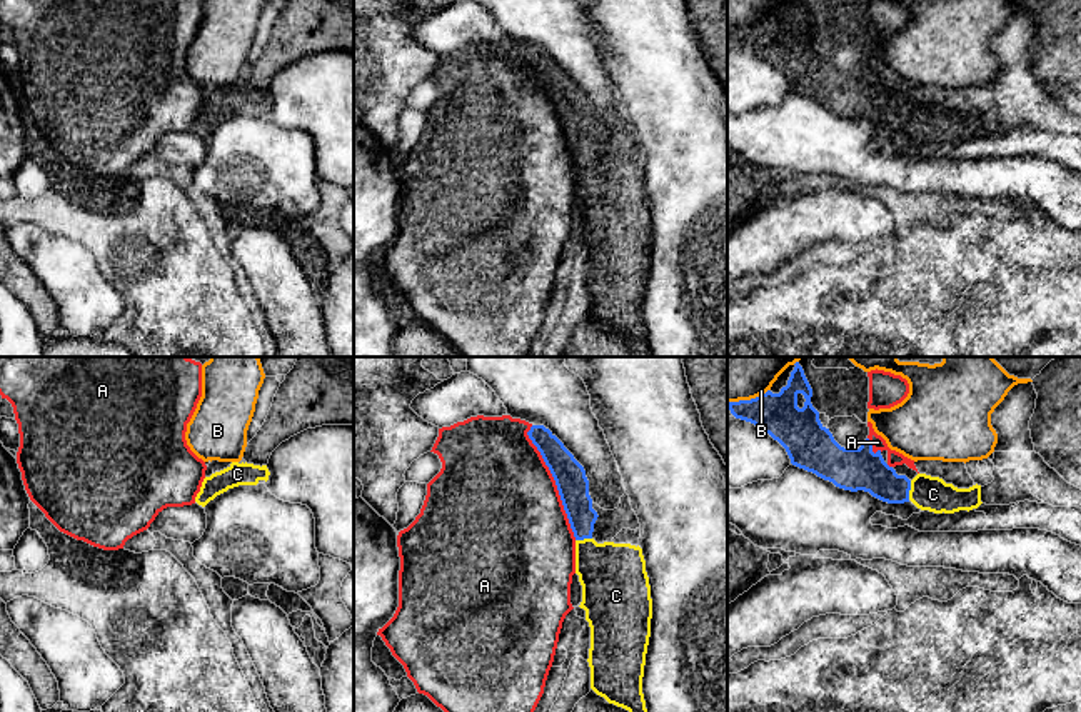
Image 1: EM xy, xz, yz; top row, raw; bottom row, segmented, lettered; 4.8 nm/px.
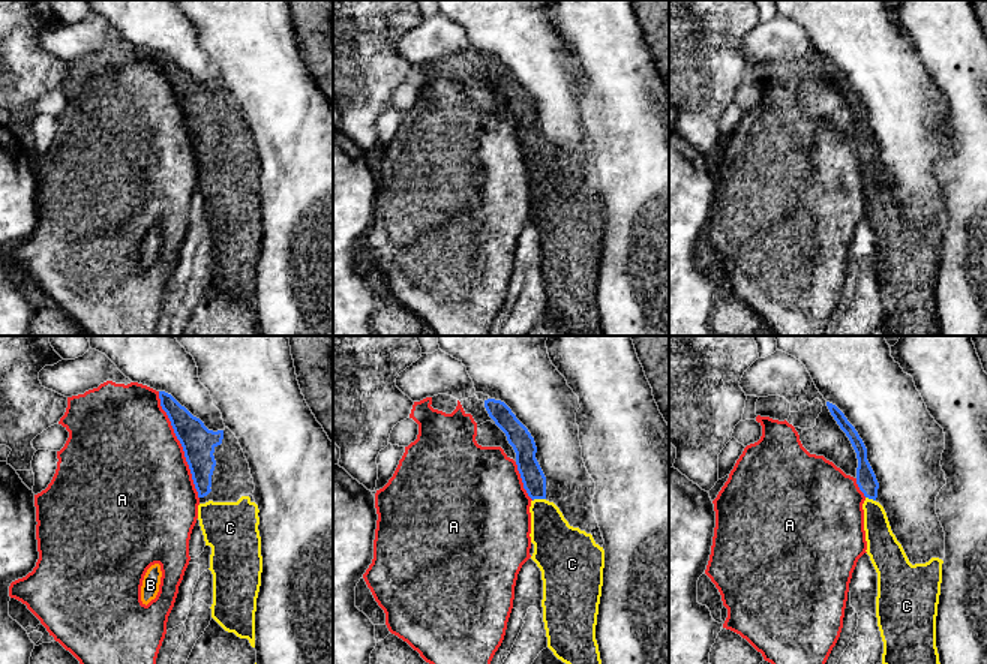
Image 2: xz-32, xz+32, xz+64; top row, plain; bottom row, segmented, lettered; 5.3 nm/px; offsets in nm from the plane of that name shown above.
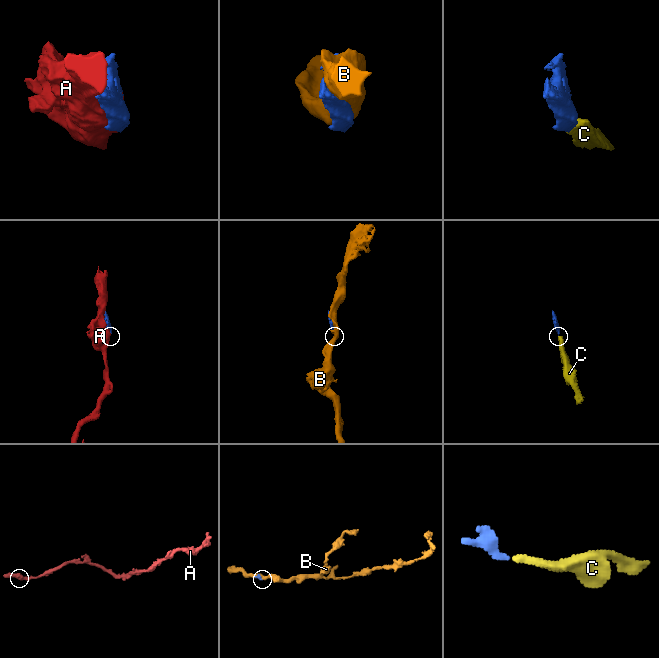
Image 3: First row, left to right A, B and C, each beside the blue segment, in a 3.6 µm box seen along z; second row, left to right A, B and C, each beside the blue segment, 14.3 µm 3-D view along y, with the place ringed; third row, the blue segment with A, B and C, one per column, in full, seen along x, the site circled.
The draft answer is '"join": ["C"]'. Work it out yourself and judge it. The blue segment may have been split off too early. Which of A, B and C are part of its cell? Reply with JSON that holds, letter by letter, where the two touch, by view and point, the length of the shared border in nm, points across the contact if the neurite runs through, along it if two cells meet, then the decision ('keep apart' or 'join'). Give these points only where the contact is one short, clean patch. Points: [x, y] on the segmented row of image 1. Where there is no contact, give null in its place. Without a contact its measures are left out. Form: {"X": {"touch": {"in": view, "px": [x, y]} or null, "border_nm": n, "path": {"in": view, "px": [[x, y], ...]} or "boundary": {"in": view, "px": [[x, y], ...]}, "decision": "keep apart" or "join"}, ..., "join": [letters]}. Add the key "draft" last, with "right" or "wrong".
{"A": {"touch": {"in": "xz", "px": [556, 482]}, "border_nm": 600, "decision": "keep apart"}, "B": {"touch": {"in": "yz", "px": [748, 401]}, "border_nm": 220, "decision": "keep apart"}, "C": {"touch": {"in": "yz", "px": [910, 489]}, "border_nm": 100, "path": {"in": "yz", "px": [[863, 469], [893, 489], [910, 489], [933, 494]]}, "decision": "join"}, "join": ["C"], "draft": "right"}

